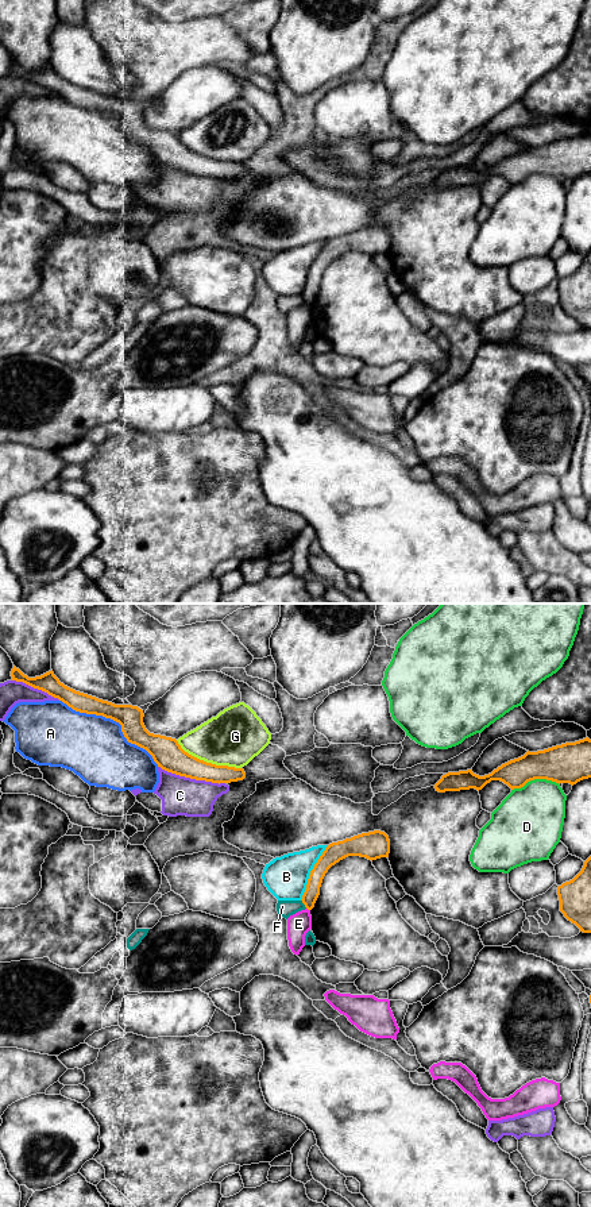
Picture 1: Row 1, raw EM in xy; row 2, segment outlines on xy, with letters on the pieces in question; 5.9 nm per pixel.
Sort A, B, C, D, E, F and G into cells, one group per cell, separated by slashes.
A / B F / C / D / E / G

